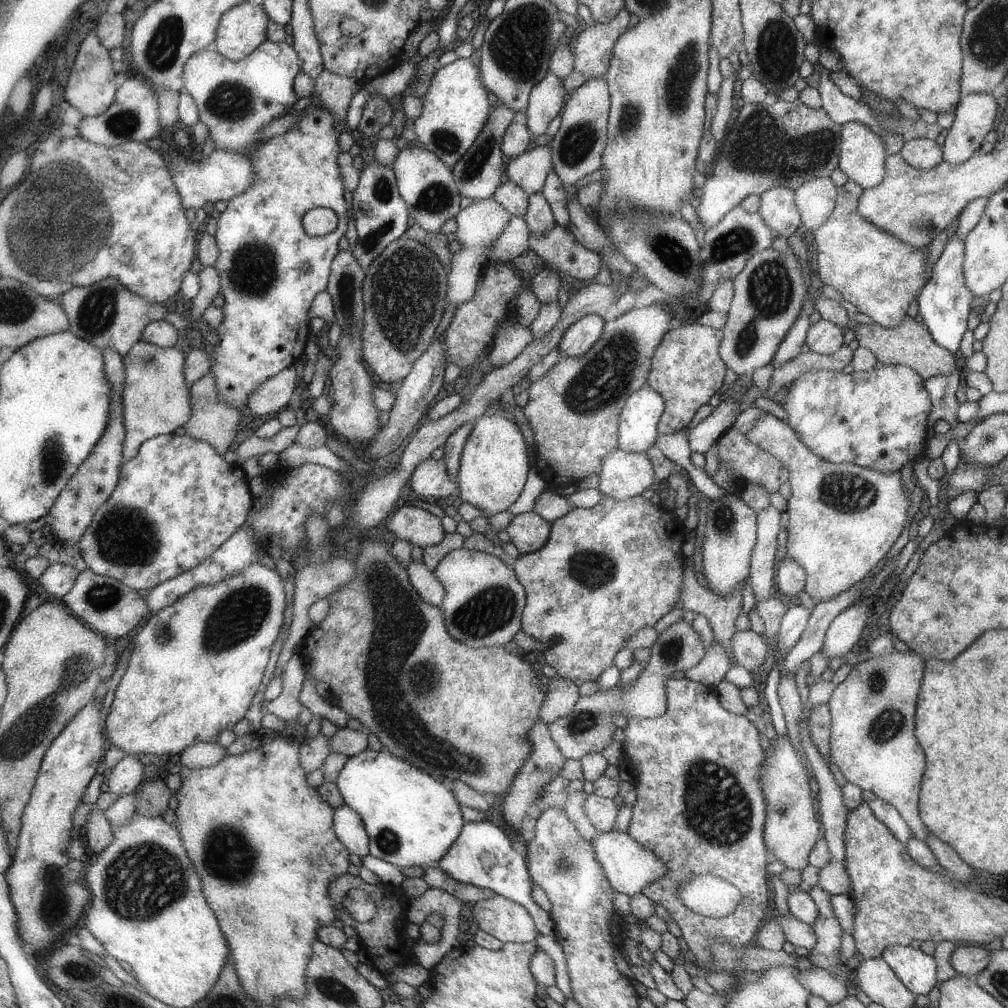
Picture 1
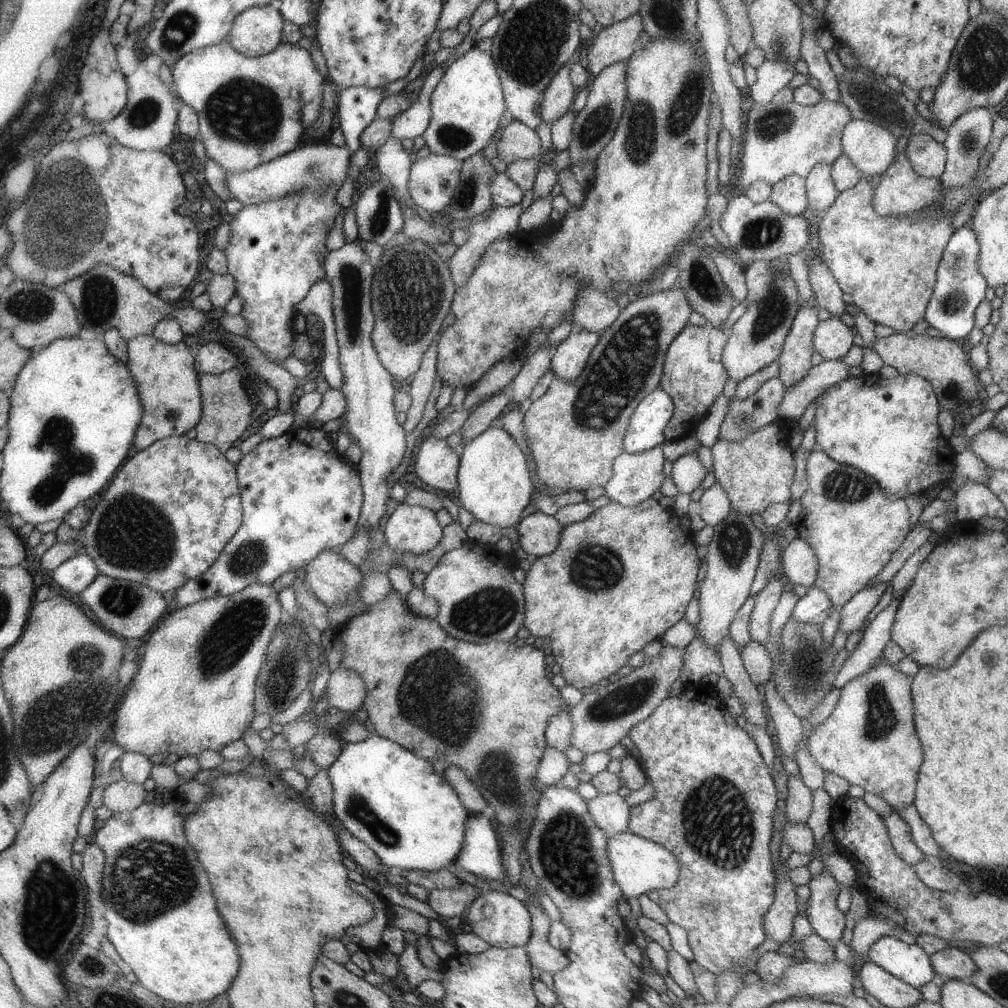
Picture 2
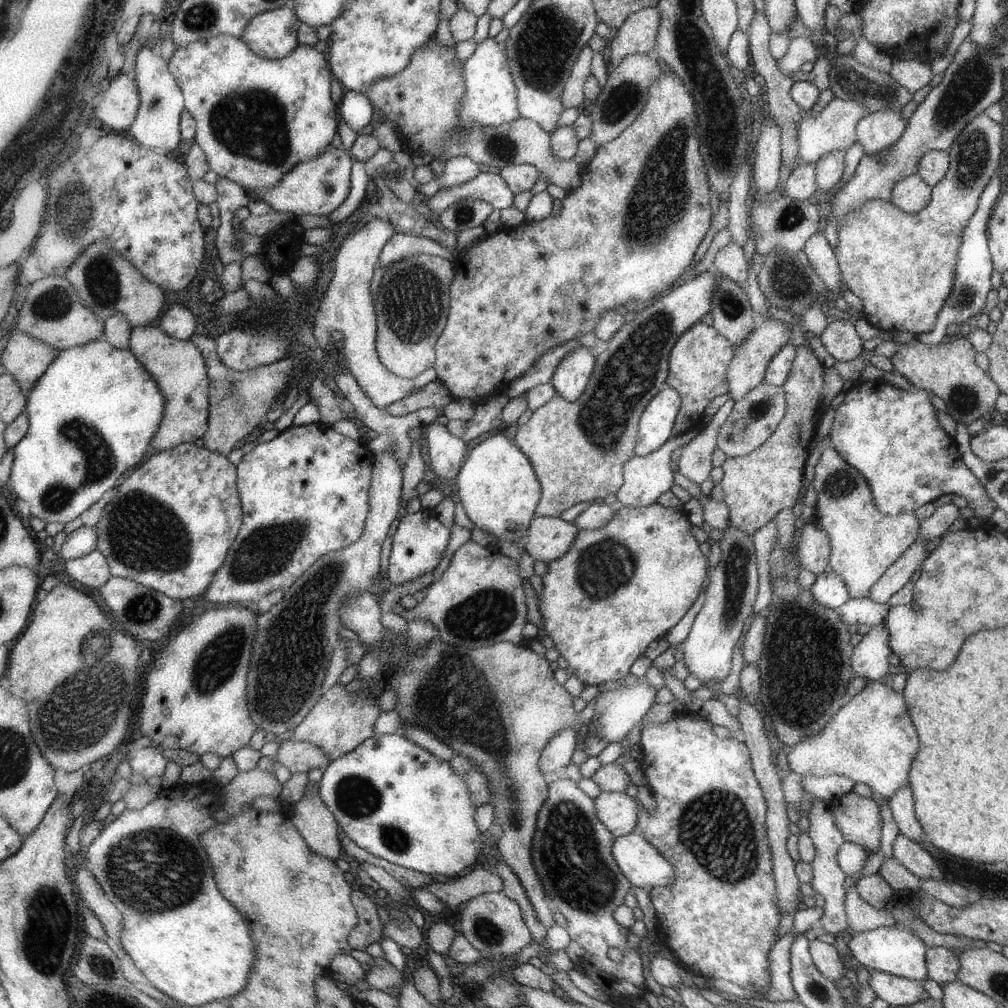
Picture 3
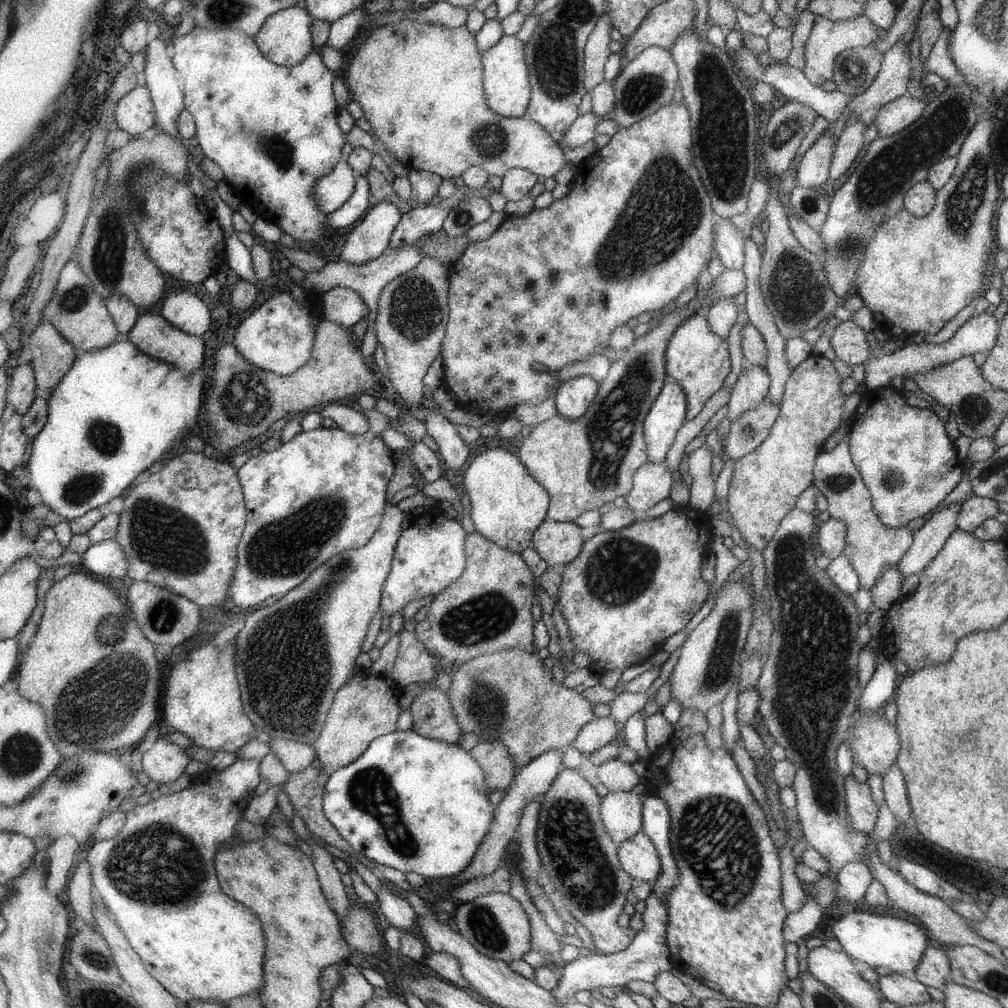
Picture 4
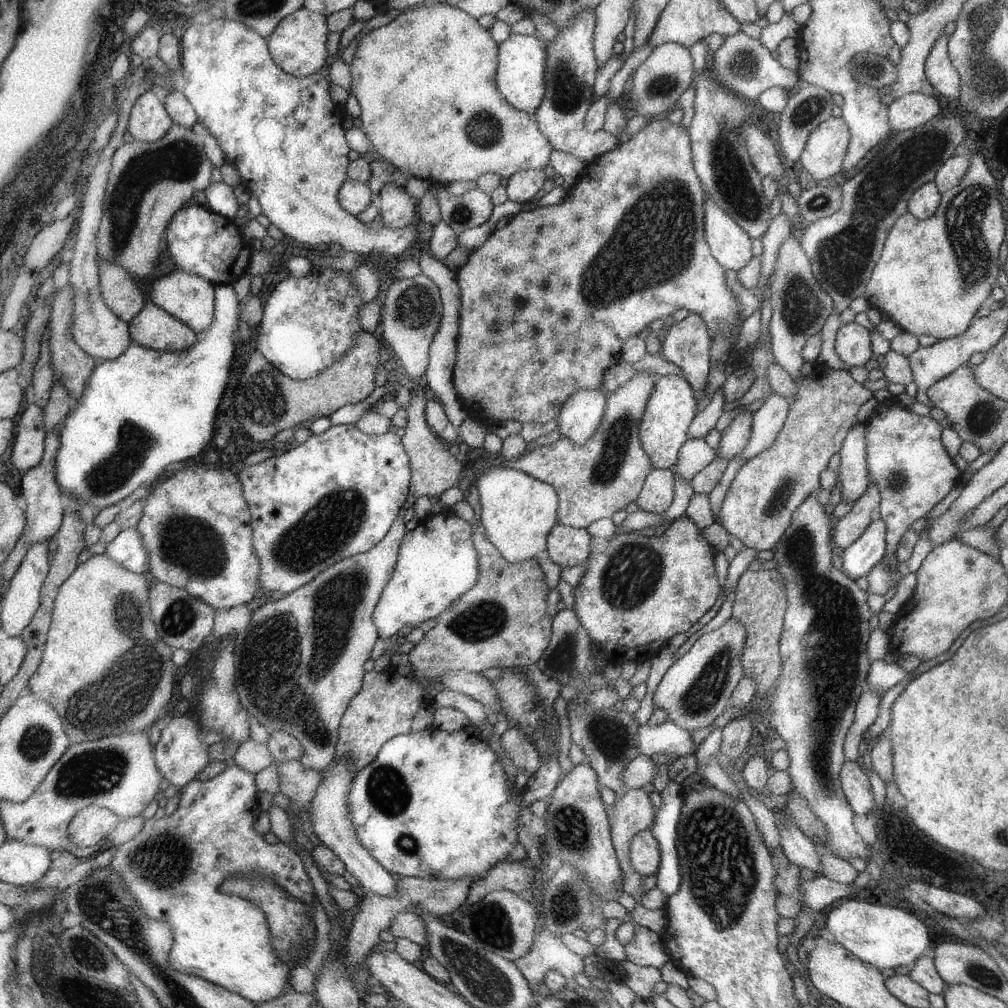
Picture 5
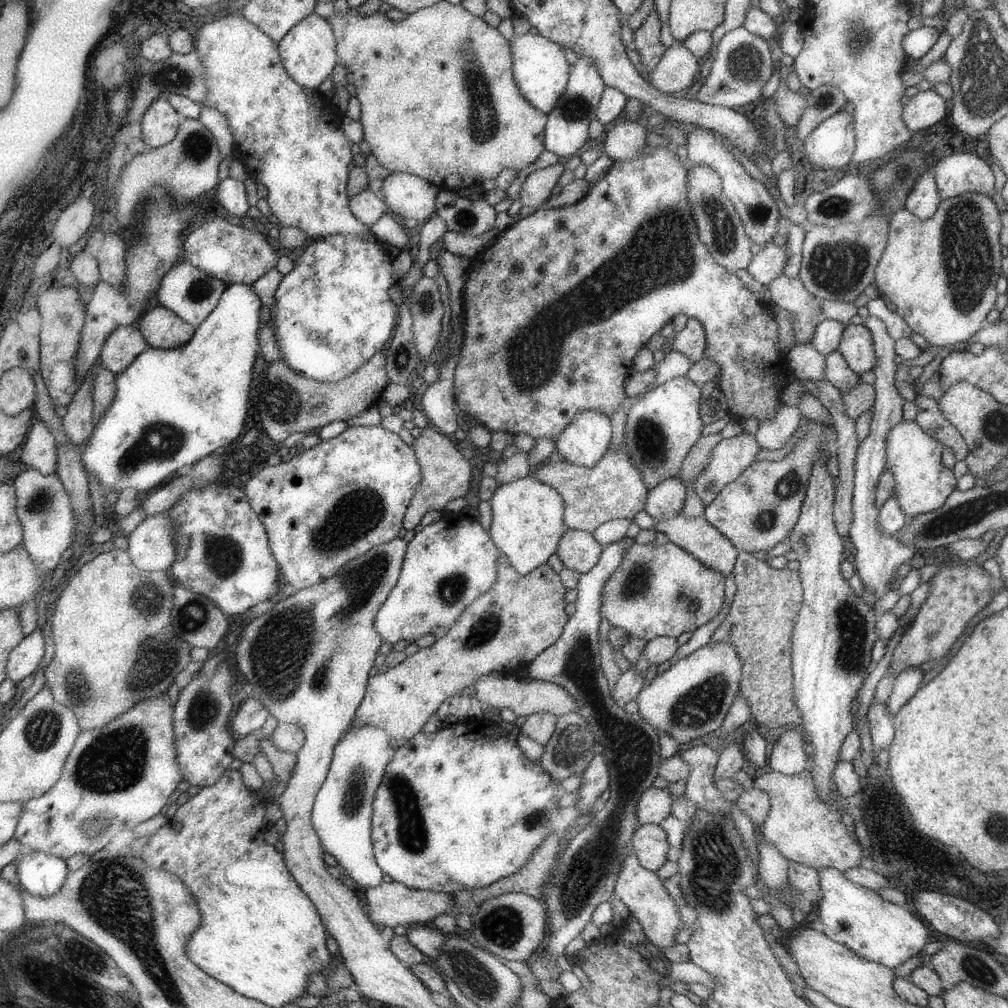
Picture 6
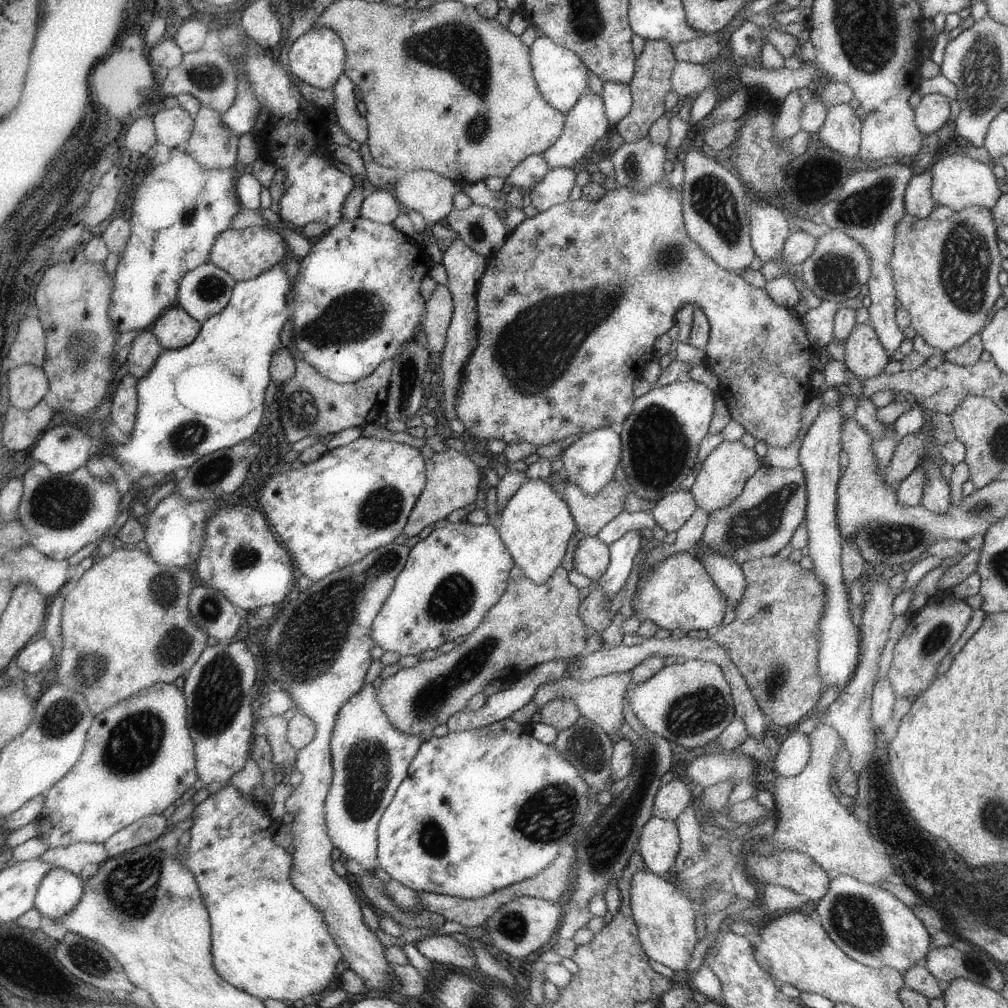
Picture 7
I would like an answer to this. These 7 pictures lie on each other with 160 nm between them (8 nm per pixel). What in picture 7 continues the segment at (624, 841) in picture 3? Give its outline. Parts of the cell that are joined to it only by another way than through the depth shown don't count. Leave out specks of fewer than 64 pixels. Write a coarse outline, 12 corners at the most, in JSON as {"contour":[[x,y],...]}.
{"contour":[[651,816],[638,836],[647,870],[675,864],[675,823]]}

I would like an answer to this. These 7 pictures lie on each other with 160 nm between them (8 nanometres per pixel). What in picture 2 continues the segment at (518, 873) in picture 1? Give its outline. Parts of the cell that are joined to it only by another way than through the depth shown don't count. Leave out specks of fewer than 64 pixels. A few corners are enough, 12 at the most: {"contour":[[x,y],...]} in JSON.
{"contour":[[482,813],[469,814],[452,866],[513,886],[495,832]]}

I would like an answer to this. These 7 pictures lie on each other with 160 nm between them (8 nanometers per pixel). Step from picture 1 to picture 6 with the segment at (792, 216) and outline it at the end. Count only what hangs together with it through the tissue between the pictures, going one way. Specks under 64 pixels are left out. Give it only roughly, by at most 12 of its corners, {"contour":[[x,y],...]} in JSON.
{"contour":[[838,110],[803,146],[815,168],[841,168],[855,146],[851,115]]}

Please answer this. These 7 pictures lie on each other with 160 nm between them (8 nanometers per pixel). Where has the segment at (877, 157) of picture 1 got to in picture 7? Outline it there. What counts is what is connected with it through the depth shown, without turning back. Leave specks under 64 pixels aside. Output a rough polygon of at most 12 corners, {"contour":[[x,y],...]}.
{"contour":[[923,95],[914,111],[919,132],[932,133],[949,116],[949,99]]}

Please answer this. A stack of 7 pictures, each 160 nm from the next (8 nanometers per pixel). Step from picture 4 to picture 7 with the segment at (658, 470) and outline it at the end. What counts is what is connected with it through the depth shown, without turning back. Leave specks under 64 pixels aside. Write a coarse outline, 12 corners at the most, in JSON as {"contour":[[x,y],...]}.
{"contour":[[677,489],[659,499],[649,514],[665,532],[677,532],[697,501]]}

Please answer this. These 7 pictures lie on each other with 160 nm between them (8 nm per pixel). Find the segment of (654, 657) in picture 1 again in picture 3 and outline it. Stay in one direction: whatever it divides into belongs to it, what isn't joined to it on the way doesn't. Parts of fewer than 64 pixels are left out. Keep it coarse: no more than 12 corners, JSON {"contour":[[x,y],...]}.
{"contour":[[645,678],[603,691],[590,734],[619,743],[643,718],[655,693]]}

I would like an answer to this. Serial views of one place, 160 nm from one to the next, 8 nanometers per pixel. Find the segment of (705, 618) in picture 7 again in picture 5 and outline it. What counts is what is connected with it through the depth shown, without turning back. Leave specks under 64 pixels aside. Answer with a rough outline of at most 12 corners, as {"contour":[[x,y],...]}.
{"contour":[[687,516],[615,532],[573,608],[615,670],[715,602],[713,552]]}

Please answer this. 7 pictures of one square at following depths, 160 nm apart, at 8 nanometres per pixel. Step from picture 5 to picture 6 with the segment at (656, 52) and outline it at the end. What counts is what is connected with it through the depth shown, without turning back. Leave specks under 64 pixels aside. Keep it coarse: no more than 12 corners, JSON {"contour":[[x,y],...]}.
{"contour":[[674,43],[648,72],[659,92],[671,95],[693,84],[694,54]]}

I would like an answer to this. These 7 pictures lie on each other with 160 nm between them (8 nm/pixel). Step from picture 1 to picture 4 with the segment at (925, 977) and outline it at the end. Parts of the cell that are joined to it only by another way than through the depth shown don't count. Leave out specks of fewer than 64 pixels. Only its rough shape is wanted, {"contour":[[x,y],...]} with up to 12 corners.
{"contour":[[853,910],[833,923],[847,956],[913,974],[925,934],[903,918]]}

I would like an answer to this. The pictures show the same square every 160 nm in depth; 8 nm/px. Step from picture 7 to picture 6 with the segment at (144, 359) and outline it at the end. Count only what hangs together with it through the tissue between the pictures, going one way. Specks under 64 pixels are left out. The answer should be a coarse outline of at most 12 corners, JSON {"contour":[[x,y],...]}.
{"contour":[[120,326],[103,345],[105,368],[124,373],[150,344],[137,326]]}

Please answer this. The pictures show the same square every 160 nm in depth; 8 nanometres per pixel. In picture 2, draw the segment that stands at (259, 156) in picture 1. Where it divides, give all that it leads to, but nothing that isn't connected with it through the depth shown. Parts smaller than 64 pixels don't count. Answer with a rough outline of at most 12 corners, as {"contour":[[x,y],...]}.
{"contour":[[326,193],[243,206],[225,252],[245,337],[292,355],[295,306],[326,276]]}

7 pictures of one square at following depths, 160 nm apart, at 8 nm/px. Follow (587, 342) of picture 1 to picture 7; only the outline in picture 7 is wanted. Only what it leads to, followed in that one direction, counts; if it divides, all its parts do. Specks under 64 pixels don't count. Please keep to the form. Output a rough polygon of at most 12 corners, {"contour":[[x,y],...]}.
{"contour":[[593,429],[561,451],[563,478],[593,496],[621,463],[621,436]]}

